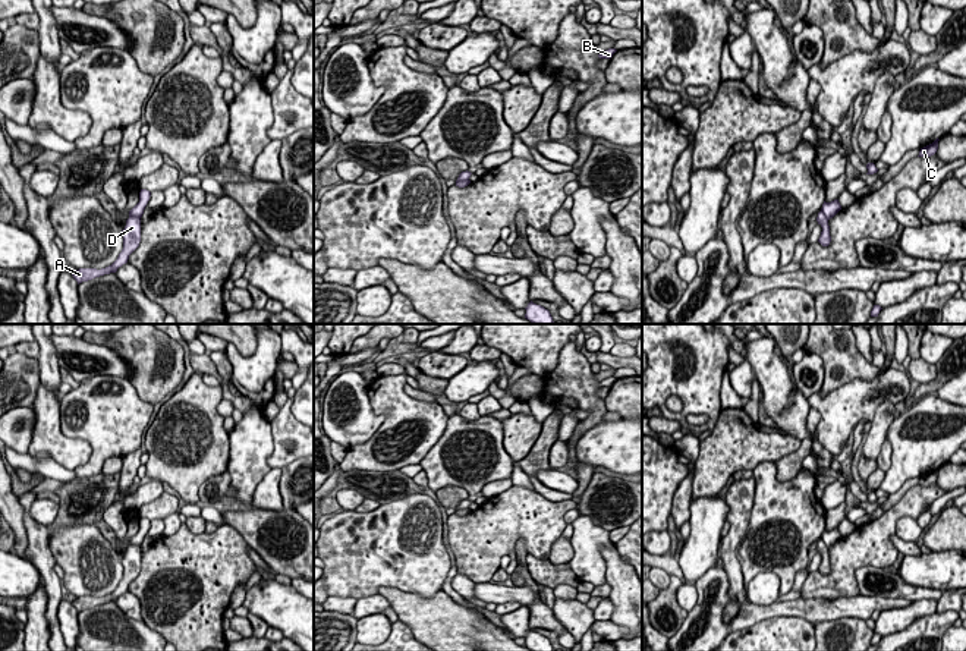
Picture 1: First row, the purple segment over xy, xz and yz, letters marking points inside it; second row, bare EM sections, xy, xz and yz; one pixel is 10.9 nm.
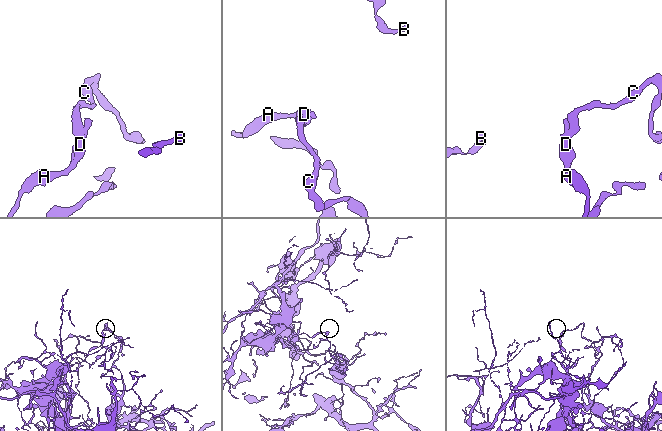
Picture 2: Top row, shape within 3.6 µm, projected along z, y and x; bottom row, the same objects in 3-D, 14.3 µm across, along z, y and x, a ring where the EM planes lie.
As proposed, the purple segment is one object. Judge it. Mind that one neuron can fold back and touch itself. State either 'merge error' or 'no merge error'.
merge error

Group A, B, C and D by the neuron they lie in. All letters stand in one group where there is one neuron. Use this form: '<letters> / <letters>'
A B D / C

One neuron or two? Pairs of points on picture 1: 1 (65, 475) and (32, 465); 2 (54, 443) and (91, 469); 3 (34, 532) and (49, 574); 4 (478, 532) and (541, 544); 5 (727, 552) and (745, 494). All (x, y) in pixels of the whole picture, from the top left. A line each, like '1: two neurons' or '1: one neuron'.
1: one neuron
2: two neurons
3: one neuron
4: one neuron
5: one neuron

